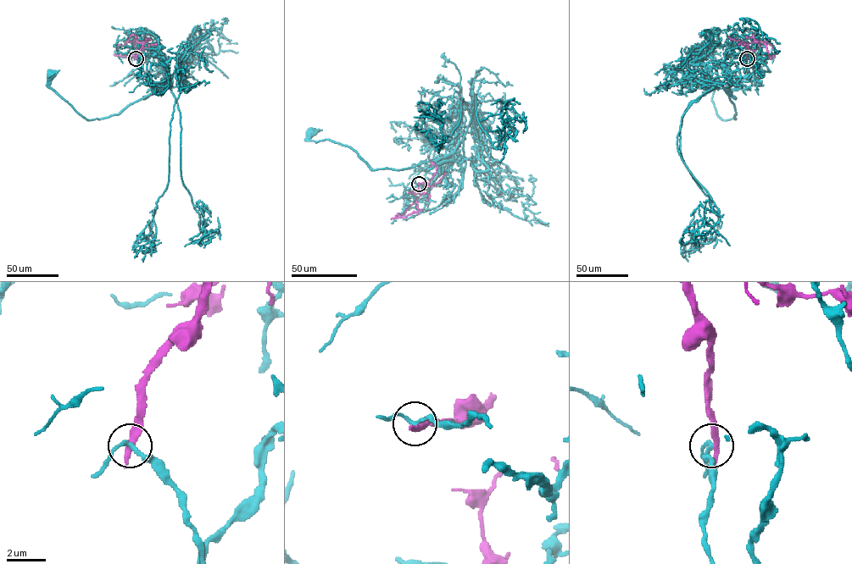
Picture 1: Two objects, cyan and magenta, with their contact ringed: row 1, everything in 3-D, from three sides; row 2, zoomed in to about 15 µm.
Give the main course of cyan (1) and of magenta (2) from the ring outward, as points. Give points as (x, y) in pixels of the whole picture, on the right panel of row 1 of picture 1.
1: (747, 58), (748, 65), (749, 58), (738, 56), (715, 68), (735, 118), (717, 115), (707, 74)
2: (747, 58), (747, 44), (757, 41), (765, 44), (769, 55), (774, 54)

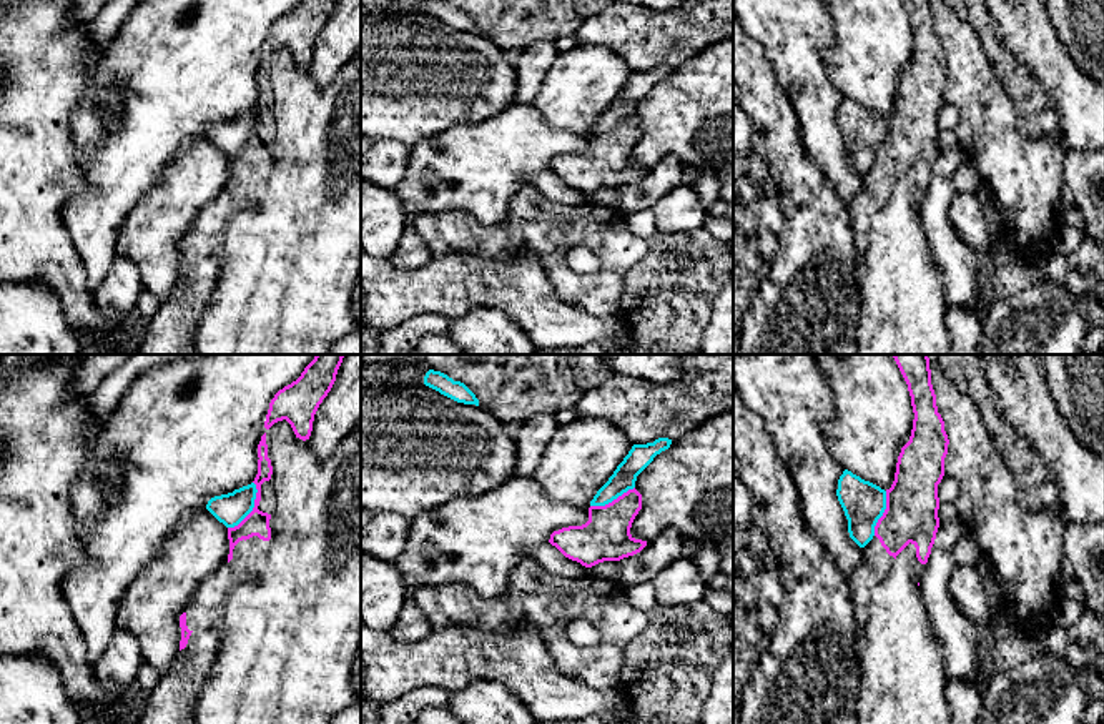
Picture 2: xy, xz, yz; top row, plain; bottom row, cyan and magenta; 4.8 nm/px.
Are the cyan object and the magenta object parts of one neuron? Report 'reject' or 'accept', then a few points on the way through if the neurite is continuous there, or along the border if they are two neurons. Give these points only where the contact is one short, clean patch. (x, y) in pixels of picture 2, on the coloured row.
reject; border along xy (253, 481), (256, 490), (255, 506), (236, 525), (228, 528)

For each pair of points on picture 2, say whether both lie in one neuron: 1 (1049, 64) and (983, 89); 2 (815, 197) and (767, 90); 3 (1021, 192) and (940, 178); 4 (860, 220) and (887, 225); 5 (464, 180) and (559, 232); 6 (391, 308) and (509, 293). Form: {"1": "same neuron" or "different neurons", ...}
{"1": "different neurons", "2": "same neuron", "3": "different neurons", "4": "different neurons", "5": "different neurons", "6": "same neuron"}

